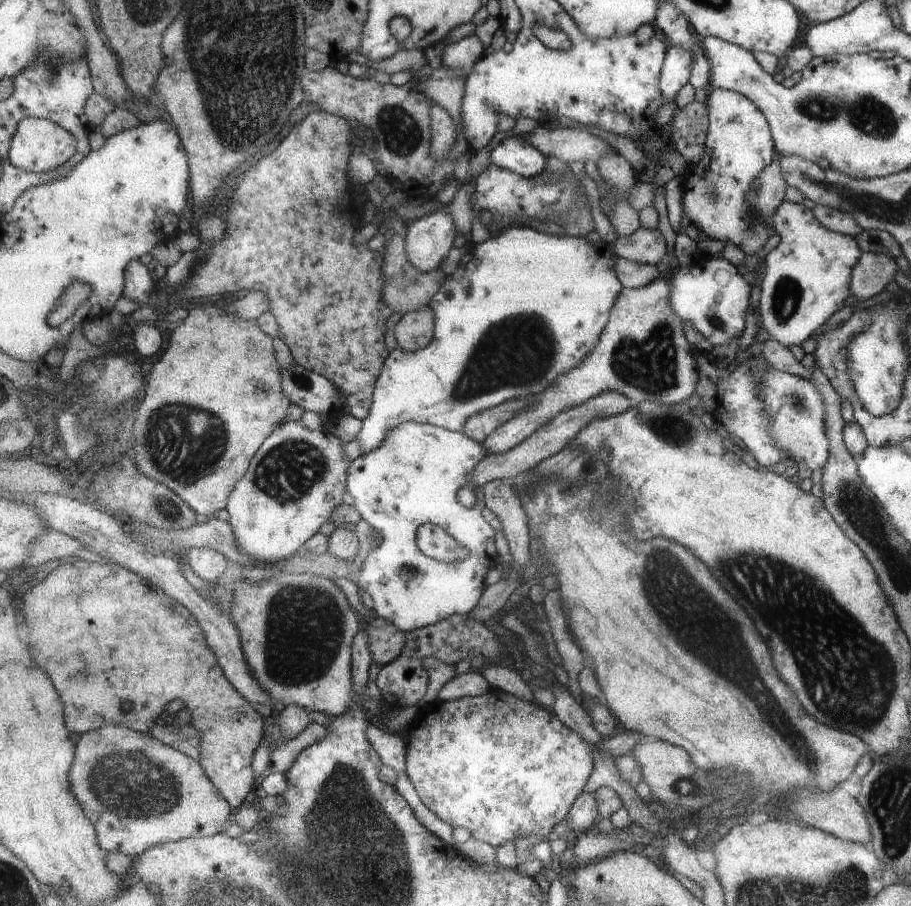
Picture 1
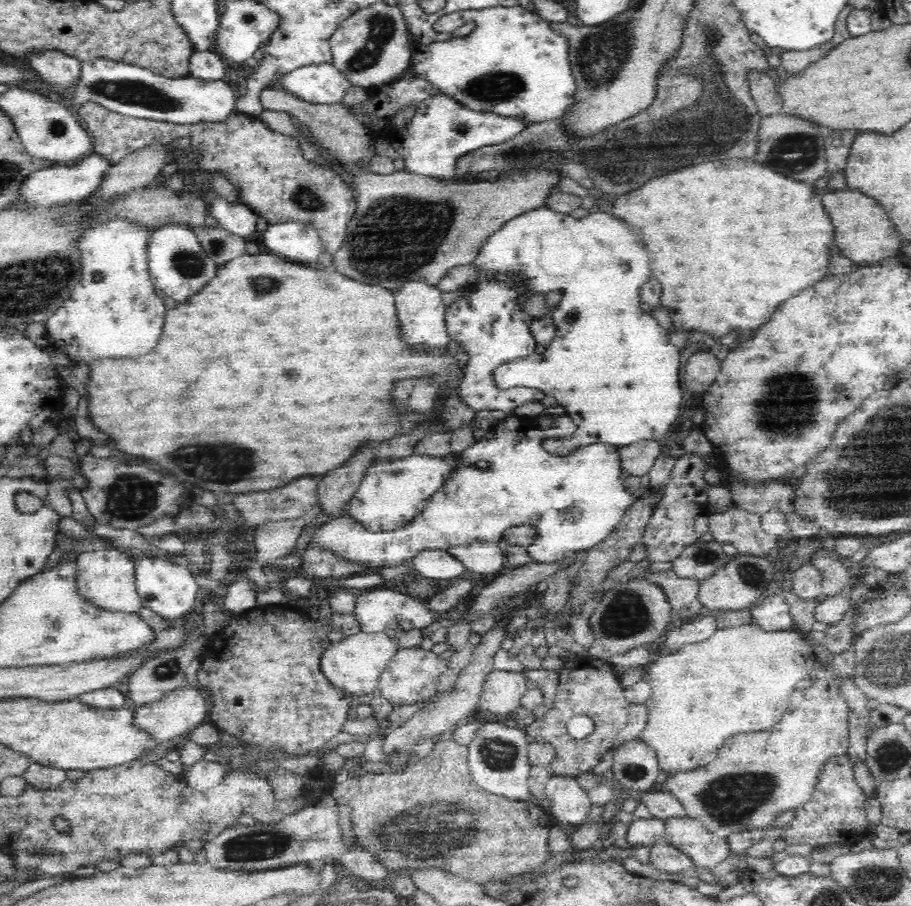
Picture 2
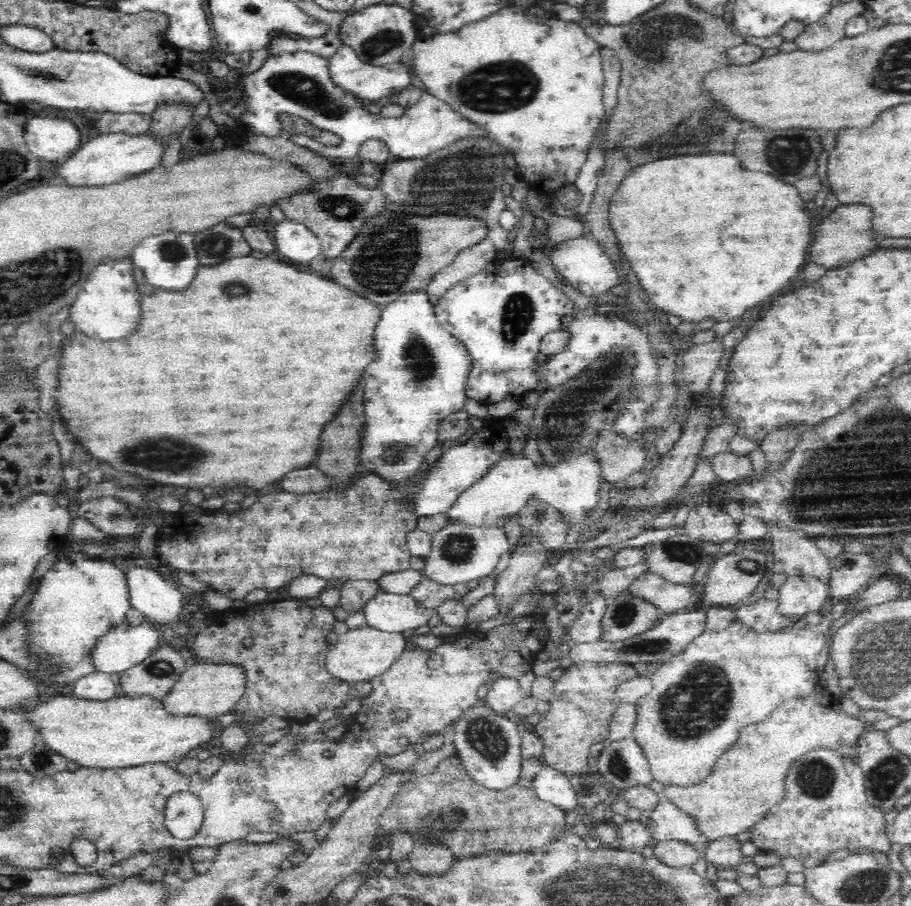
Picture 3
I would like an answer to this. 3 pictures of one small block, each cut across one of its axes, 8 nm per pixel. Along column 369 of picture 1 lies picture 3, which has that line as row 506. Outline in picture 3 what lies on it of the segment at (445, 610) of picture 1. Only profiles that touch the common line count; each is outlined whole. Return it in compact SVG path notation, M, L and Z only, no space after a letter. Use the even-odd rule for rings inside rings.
M510 448L509 455L495 464L482 481L460 494L447 512L447 519L449 522L459 520L470 526L497 524L499 520L506 522L511 517L517 516L528 498L537 496L561 510L565 518L575 526L598 505L599 492L604 482L598 459L594 457L592 448L576 460L560 461L556 465L542 460L539 467L528 457L516 457Z

